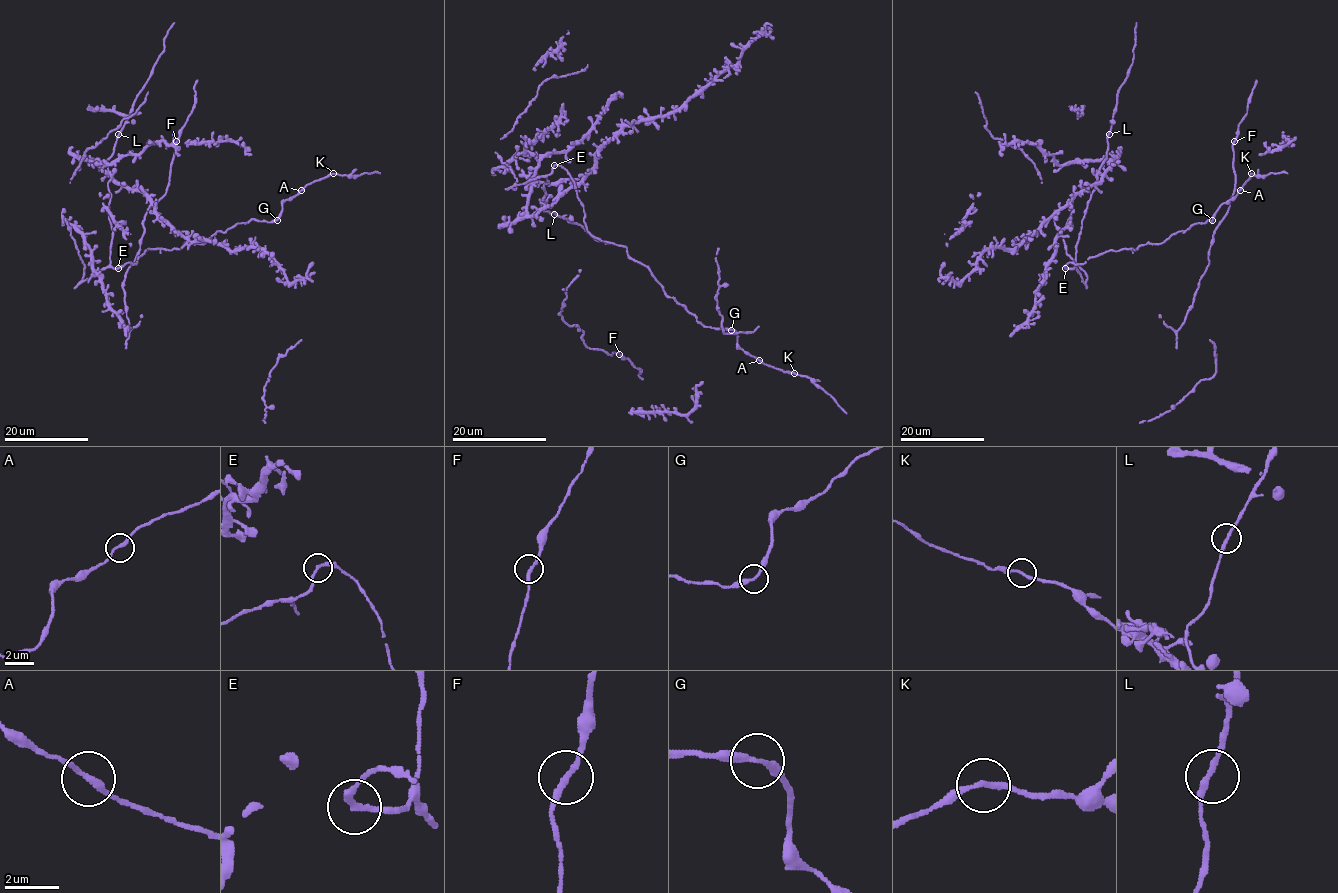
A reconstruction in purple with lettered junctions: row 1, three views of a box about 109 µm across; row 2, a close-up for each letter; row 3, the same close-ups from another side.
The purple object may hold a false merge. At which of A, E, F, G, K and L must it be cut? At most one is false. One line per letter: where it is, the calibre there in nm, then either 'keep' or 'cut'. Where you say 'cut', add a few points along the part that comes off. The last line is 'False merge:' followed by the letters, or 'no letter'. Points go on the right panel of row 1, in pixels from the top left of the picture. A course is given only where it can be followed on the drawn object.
A: place (1240, 190); calibre 200 nm; keep
E: place (1065, 268); calibre 200 nm; keep
F: place (1234, 141); calibre 200 nm; keep
G: place (1212, 220); calibre 220 nm; keep
K: place (1251, 173); calibre 200 nm; keep
L: place (1109, 134); calibre 200 nm; keep
False merge: no letter

